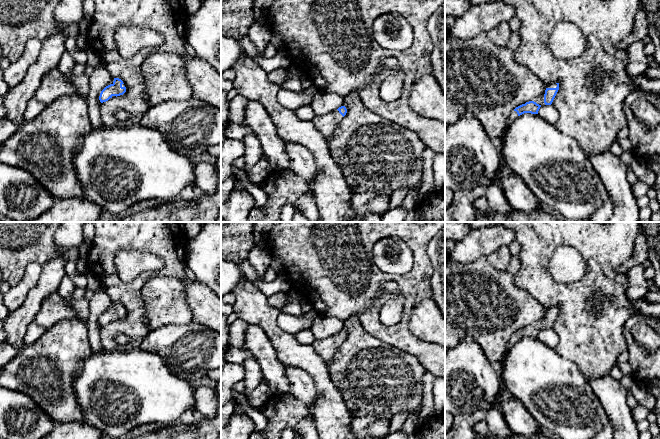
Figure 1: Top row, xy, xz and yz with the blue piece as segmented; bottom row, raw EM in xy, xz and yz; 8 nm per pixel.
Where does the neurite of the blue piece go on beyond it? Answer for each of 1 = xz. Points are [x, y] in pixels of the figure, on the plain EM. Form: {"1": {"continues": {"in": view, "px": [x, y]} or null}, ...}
{"1": {"continues": {"in": "xz", "px": [326, 348]}}}

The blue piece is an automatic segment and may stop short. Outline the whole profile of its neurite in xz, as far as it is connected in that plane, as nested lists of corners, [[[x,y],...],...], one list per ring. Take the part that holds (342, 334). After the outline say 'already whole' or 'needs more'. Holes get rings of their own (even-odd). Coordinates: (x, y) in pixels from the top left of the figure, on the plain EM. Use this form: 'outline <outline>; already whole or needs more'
outline [[[341,330],[332,336],[323,339],[315,339],[312,347],[323,359],[324,363],[329,367],[333,360],[333,356],[335,355],[342,342],[346,339],[346,337],[346,331]]]; needs more

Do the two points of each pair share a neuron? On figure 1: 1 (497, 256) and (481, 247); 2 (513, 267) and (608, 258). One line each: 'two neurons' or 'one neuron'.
1: two neurons
2: two neurons

